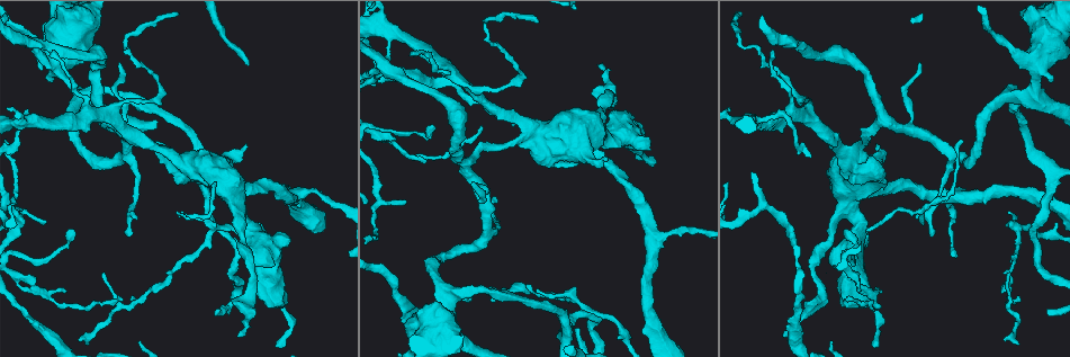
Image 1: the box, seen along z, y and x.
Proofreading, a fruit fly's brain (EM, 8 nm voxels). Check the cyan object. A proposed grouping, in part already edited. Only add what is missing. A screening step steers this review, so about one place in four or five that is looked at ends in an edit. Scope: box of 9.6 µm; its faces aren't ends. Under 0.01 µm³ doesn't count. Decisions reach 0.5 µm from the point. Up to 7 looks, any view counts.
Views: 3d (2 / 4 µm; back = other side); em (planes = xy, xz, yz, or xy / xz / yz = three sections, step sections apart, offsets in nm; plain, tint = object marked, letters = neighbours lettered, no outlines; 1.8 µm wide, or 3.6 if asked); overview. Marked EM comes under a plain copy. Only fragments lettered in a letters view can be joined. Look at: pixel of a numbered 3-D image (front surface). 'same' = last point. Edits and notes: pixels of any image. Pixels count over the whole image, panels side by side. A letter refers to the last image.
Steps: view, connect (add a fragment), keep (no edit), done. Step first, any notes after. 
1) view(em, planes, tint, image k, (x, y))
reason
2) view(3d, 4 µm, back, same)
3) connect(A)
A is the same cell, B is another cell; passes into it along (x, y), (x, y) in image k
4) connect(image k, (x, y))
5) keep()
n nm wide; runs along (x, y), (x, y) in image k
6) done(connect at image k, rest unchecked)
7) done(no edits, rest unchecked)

view(em, planes, letters, image 1, (238, 301))
branch stops here

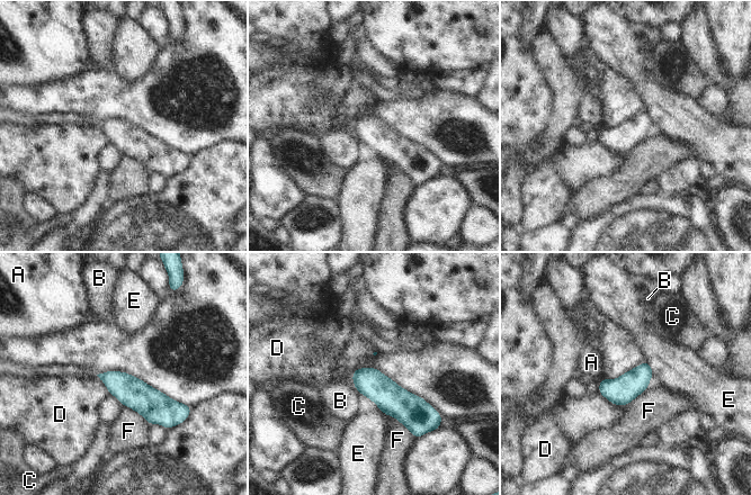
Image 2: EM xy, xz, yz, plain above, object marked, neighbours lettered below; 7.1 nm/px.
keep()
A, B, C, D, E and F are other cells; border along (97, 375), (108, 394) in image 2; none of them fits

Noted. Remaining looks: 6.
view(em, planes, letters, image 1, (881, 293))
free end

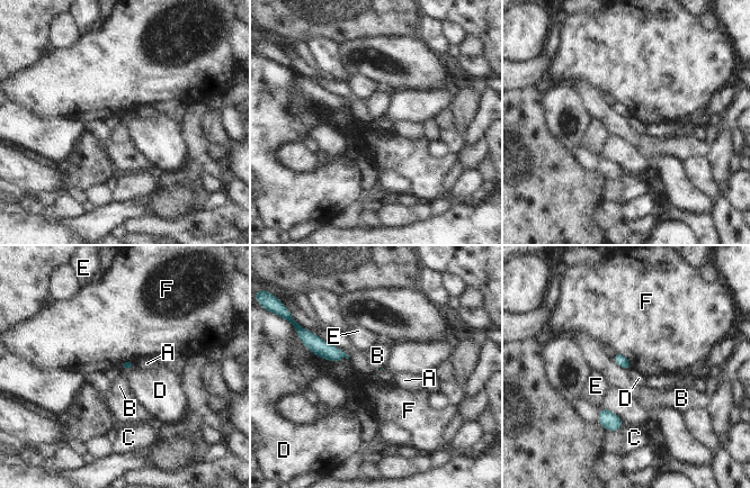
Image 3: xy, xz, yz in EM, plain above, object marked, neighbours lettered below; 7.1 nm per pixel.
keep()
A, B, C, D, E and F are other cells; border along (303, 343), (317, 355), (332, 361) in image 3; no lettered fragment goes on from it

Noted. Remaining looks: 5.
view(em, planes, tint, image 1, (79, 341))
free end

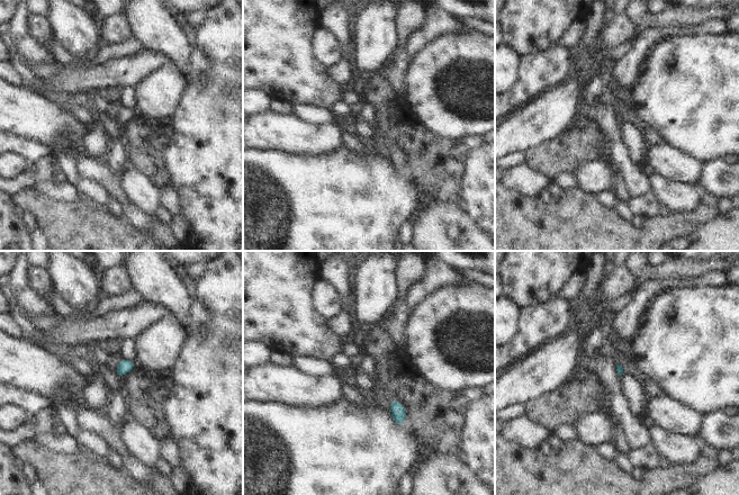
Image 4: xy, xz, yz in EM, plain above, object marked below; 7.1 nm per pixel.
view(em, planes, letters, same)

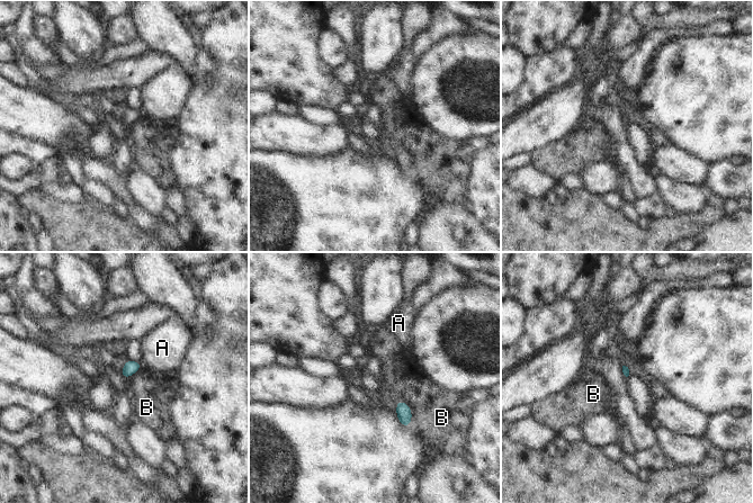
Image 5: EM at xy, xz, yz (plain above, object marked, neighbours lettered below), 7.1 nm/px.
keep()
A and B are other cells; no lettered fragment goes on from it

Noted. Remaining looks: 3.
done(no edits, rest unchecked)

